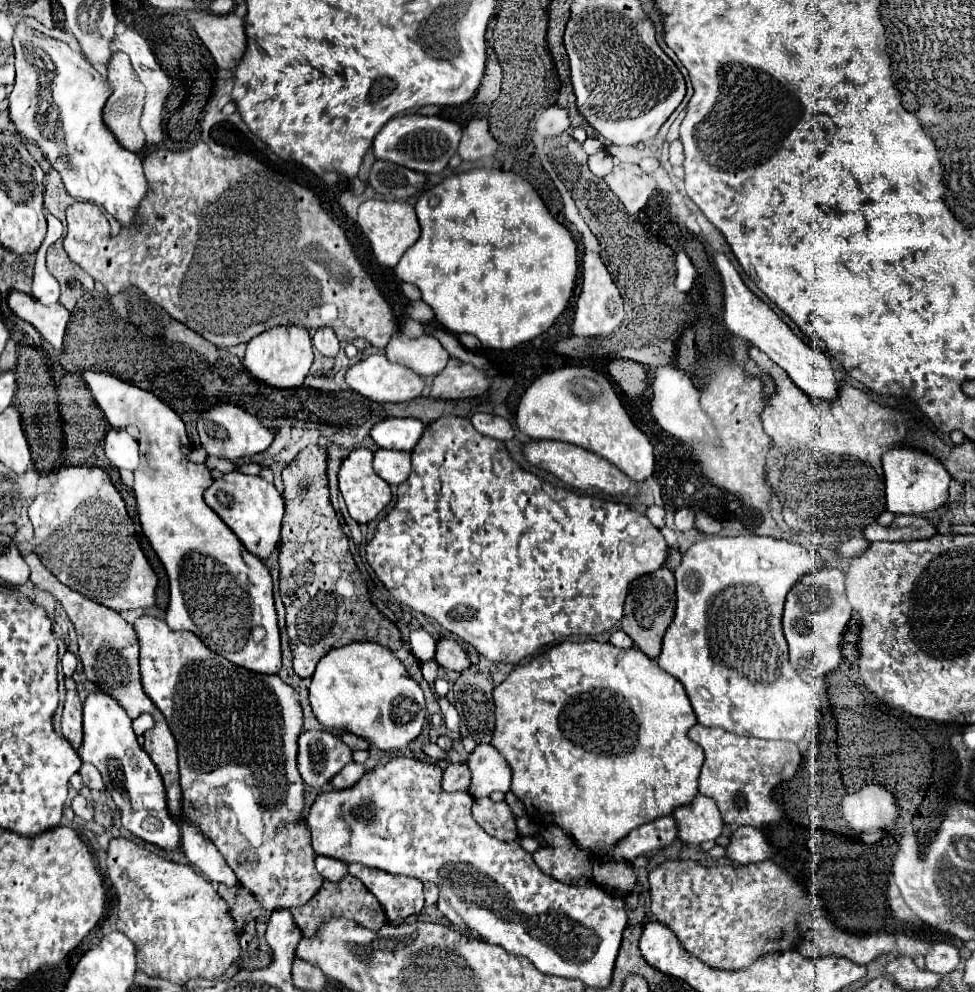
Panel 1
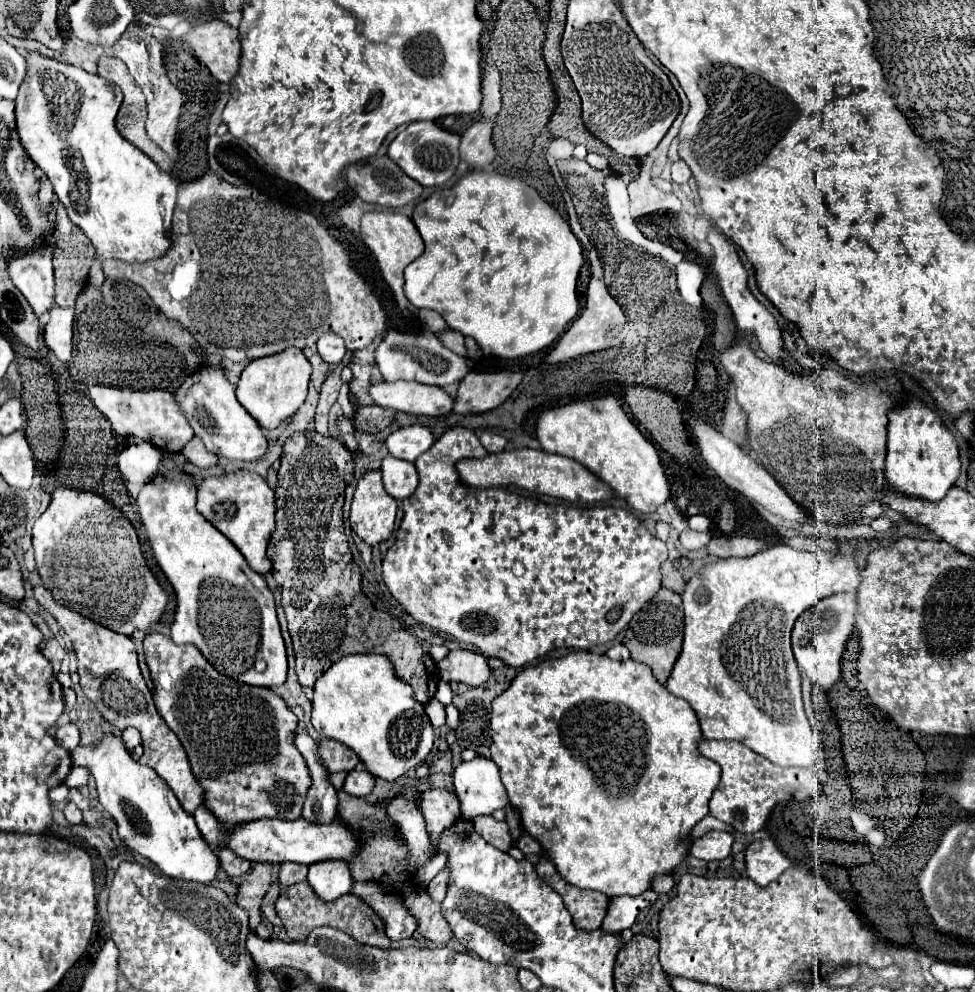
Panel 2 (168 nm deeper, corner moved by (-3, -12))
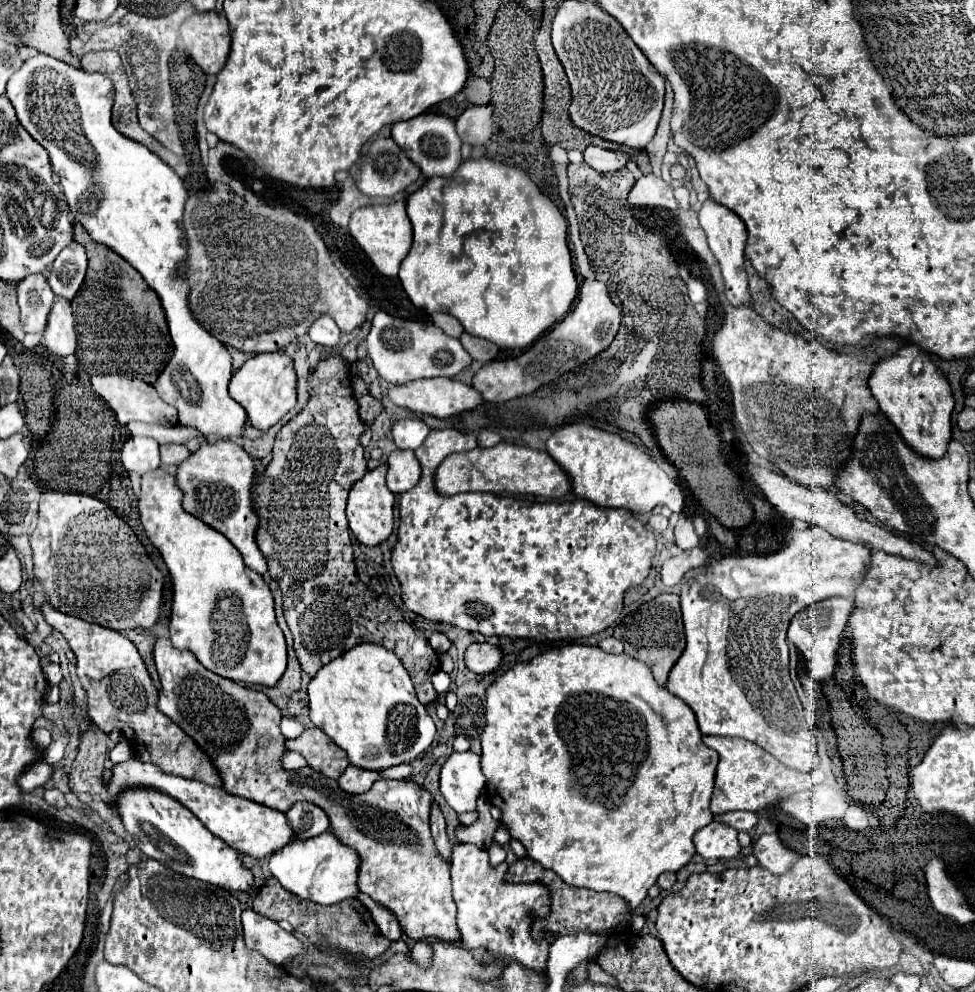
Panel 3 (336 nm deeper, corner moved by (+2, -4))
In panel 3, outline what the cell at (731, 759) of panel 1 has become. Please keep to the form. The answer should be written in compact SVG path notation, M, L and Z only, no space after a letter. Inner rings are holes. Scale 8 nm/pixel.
M703 736L703 742L709 748L717 750L717 754L719 754L719 766L717 766L717 774L715 774L715 790L713 790L713 798L711 798L711 812L715 816L733 812L733 810L759 812L779 800L785 800L793 794L813 786L811 774L803 774L803 772L783 766L769 752L765 752L757 744L747 742L743 738Z

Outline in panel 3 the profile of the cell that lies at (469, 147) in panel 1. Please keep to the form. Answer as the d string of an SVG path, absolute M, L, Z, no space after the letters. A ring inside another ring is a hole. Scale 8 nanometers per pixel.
M489 104L469 106L455 122L457 134L463 142L473 146L483 146L491 138L493 126L493 108Z

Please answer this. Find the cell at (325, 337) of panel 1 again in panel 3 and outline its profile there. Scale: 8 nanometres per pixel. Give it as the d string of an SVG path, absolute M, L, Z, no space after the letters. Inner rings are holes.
M319 316L311 328L309 328L309 338L315 342L315 344L321 344L325 348L333 348L339 344L339 326L335 324L335 320L331 316Z

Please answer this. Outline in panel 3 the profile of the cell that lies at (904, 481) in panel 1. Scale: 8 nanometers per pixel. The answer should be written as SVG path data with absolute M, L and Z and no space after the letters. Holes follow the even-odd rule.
M907 344L893 356L881 358L869 376L871 392L879 408L899 430L901 438L921 456L941 458L951 440L951 412L955 406L949 380L933 358L915 344Z

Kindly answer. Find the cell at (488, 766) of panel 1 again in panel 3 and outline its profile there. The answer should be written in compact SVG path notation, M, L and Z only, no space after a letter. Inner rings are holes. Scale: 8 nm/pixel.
M453 752L441 766L439 790L447 804L457 812L475 812L479 792L485 788L481 774L481 756L467 752Z

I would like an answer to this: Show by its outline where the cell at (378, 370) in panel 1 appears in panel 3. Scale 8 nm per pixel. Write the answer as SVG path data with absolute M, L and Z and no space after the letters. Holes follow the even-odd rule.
M423 378L423 380L409 382L409 384L393 386L387 392L387 396L393 404L397 404L401 408L407 408L407 410L419 412L419 414L427 414L427 416L435 416L435 418L449 418L449 416L457 416L463 412L471 412L483 404L483 398L479 396L479 392L473 386L467 386L453 378Z

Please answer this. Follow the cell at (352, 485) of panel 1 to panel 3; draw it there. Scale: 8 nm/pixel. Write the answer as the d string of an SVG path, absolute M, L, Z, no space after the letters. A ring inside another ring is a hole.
M381 464L379 468L369 470L359 482L355 482L349 492L349 502L347 502L349 526L351 526L351 532L355 534L355 538L365 546L379 546L393 532L395 496L391 494L391 490L385 484L385 474L387 474L387 464Z

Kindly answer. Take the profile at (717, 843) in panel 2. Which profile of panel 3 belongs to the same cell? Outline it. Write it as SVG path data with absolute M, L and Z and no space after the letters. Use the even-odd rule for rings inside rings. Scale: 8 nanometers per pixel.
M715 820L697 832L693 842L697 854L701 854L707 860L735 858L741 852L737 830L731 828L729 824L717 824Z

